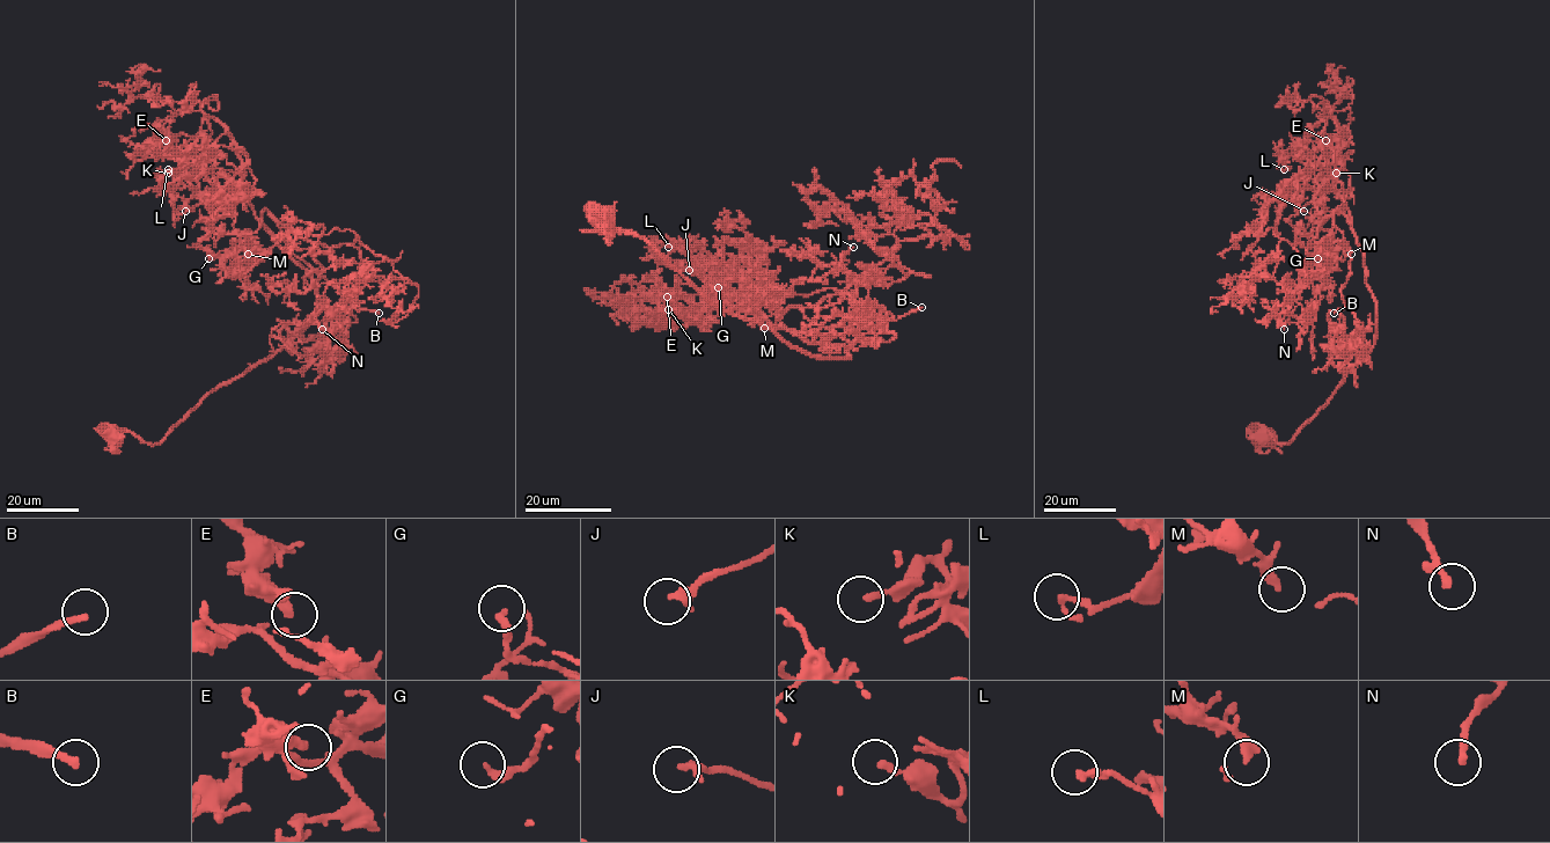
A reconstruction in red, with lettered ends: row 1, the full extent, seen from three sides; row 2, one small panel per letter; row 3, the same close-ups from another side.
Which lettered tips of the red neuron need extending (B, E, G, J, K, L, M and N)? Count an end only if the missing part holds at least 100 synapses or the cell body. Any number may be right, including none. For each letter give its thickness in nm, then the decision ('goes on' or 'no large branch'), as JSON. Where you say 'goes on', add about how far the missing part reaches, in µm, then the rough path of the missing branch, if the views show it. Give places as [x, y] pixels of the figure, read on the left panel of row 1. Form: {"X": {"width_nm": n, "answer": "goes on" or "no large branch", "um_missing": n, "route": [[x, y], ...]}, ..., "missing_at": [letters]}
{"B": {"width_nm": 220, "answer": "goes on", "um_missing": 45, "route": [[379, 313], [384, 322], [380, 331], [392, 338], [383, 373], [355, 367], [355, 358]]}, "E": {"width_nm": 240, "answer": "no large branch"}, "G": {"width_nm": 260, "answer": "no large branch"}, "J": {"width_nm": 260, "answer": "no large branch"}, "K": {"width_nm": 200, "answer": "no large branch"}, "L": {"width_nm": 150, "answer": "no large branch"}, "M": {"width_nm": 180, "answer": "no large branch"}, "N": {"width_nm": 240, "answer": "no large branch"}, "missing_at": ["B"]}

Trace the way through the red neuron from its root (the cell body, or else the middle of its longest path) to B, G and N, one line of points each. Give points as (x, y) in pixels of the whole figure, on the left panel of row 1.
B: (112, 433), (158, 444), (313, 316), (314, 280), (263, 222), (265, 210), (288, 249), (353, 308), (379, 313)
G: (112, 433), (158, 444), (313, 316), (314, 280), (263, 222), (265, 210), (332, 251), (283, 236), (208, 258)
N: (112, 433), (158, 444), (313, 316), (314, 280), (265, 210), (353, 244), (380, 280), (313, 315), (322, 329)

